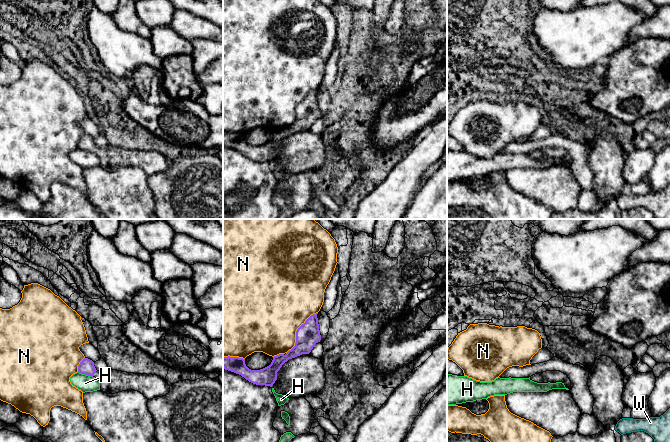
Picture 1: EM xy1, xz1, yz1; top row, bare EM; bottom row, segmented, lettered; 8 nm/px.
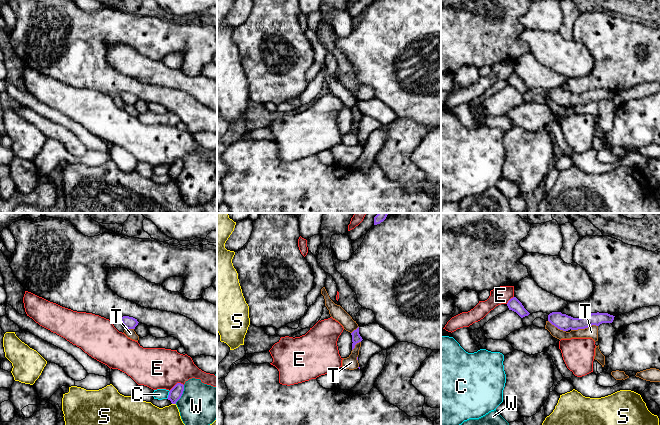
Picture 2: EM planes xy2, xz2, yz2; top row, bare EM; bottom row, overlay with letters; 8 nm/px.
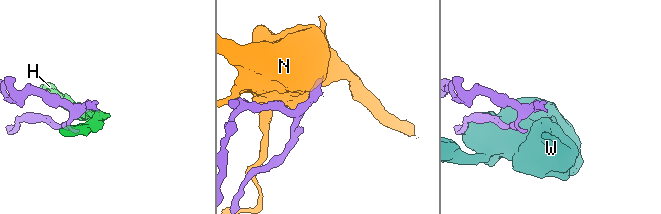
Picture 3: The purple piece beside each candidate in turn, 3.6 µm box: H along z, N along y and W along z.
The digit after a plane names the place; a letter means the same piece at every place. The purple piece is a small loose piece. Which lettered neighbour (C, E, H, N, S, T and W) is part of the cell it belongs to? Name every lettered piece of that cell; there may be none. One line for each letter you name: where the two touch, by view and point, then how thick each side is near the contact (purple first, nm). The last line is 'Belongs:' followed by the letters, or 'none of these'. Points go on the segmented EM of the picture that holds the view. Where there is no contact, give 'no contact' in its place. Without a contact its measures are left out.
Belongs: none of these

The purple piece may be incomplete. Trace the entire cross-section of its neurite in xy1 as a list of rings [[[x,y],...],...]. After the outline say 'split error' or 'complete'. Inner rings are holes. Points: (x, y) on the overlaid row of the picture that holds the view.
[[[88,358],[80,362],[78,372],[95,377],[100,383],[100,390],[107,394],[134,390],[150,400],[163,397],[170,391],[170,386],[160,376],[127,373],[109,368],[105,371],[97,371],[94,362]]] | split error

